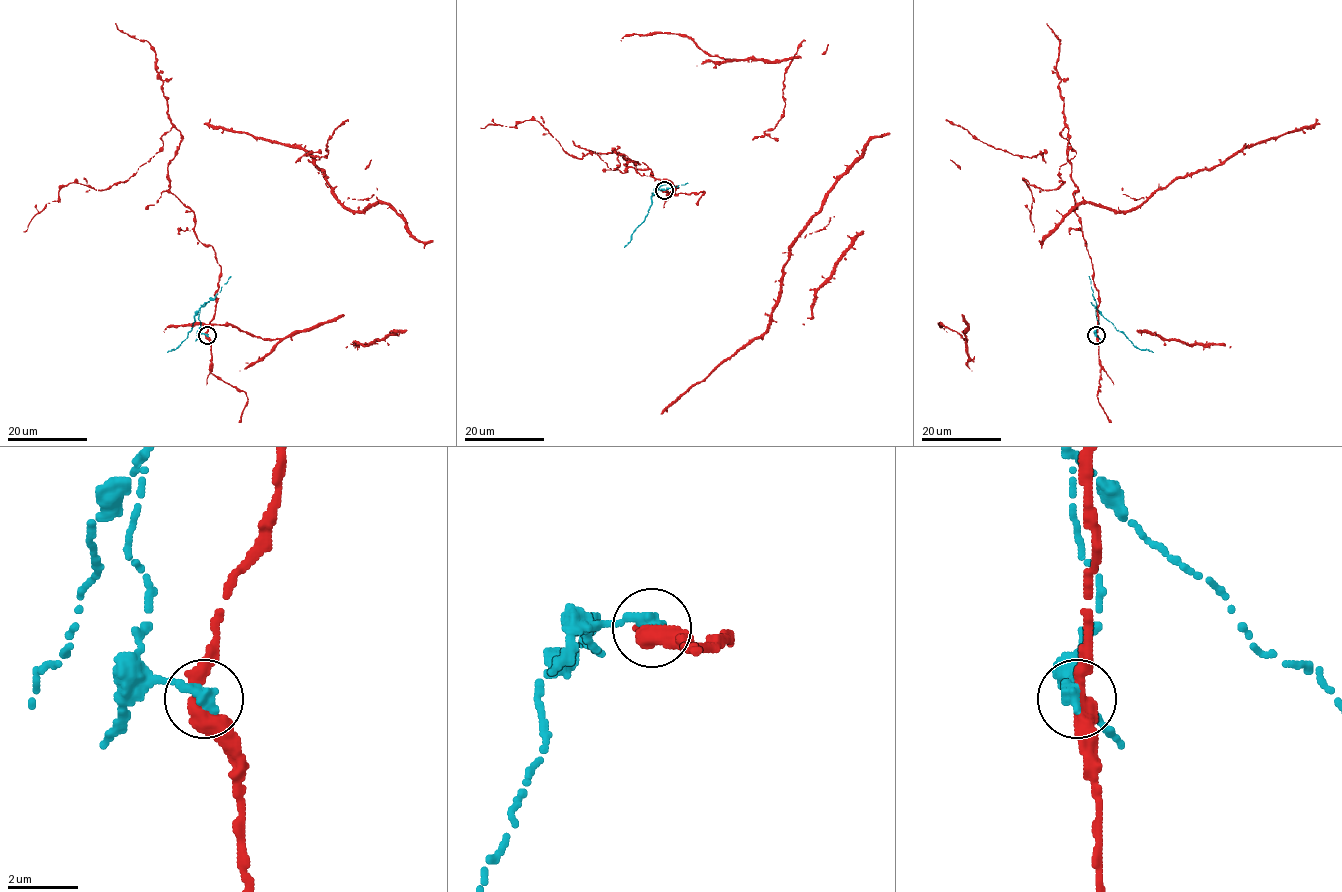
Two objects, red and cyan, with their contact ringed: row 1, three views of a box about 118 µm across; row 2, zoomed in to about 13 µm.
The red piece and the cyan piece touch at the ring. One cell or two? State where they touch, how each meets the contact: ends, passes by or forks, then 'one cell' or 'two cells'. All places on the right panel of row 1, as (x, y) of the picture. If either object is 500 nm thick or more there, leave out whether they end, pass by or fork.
at (1096, 335); red passes by; cyan ends there; two cells

